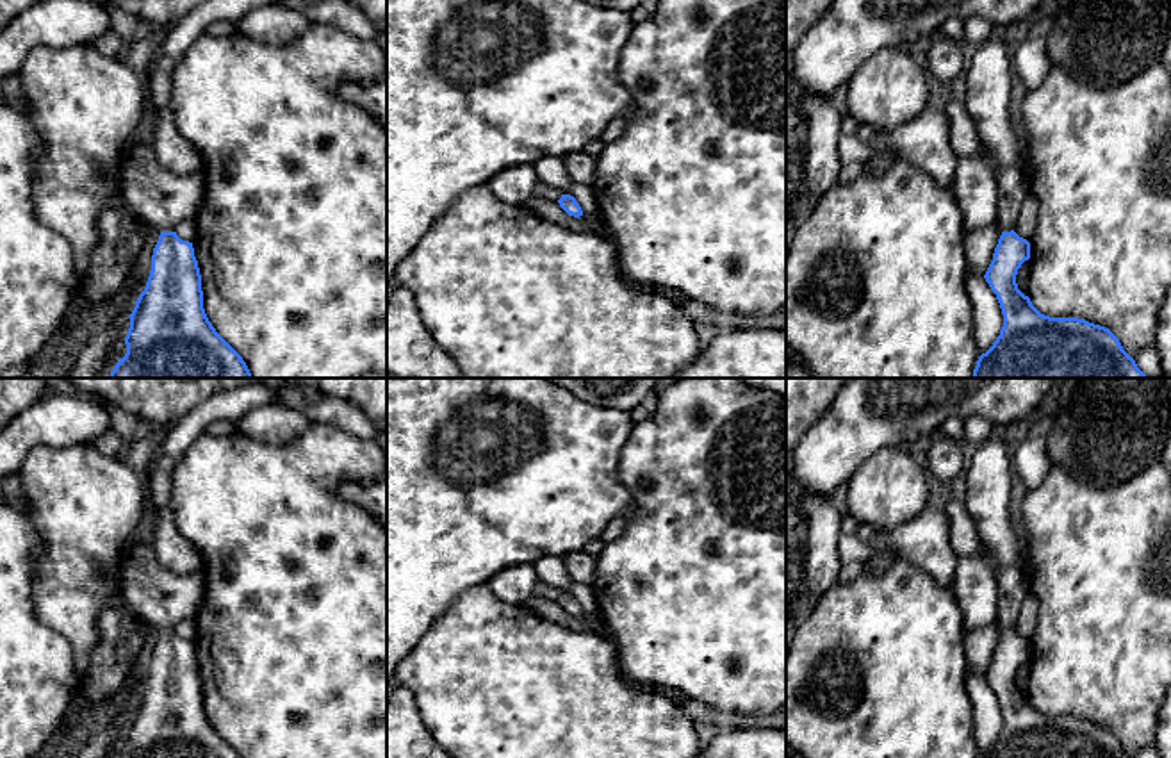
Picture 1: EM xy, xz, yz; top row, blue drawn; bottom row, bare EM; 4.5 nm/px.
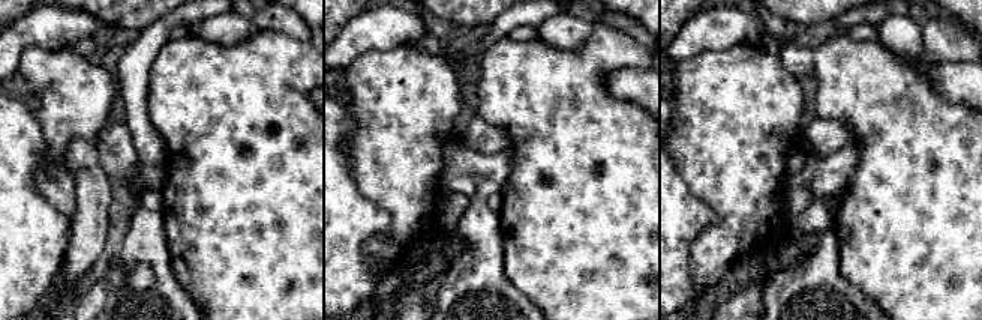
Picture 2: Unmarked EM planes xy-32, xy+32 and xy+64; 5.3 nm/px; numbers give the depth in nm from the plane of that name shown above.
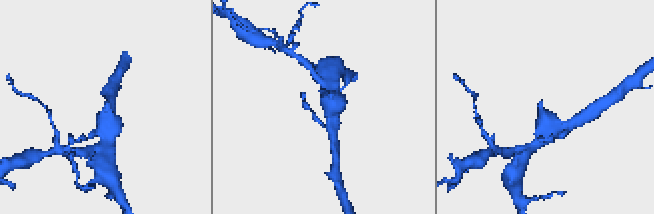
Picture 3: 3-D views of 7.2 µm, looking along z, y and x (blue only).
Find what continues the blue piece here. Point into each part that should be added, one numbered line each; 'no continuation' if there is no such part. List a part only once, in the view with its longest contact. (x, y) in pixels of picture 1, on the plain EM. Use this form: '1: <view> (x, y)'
1: xy (150, 591)

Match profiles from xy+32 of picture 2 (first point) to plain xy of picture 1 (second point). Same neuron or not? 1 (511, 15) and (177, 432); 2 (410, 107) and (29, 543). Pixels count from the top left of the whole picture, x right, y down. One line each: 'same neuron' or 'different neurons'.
1: same neuron
2: different neurons

